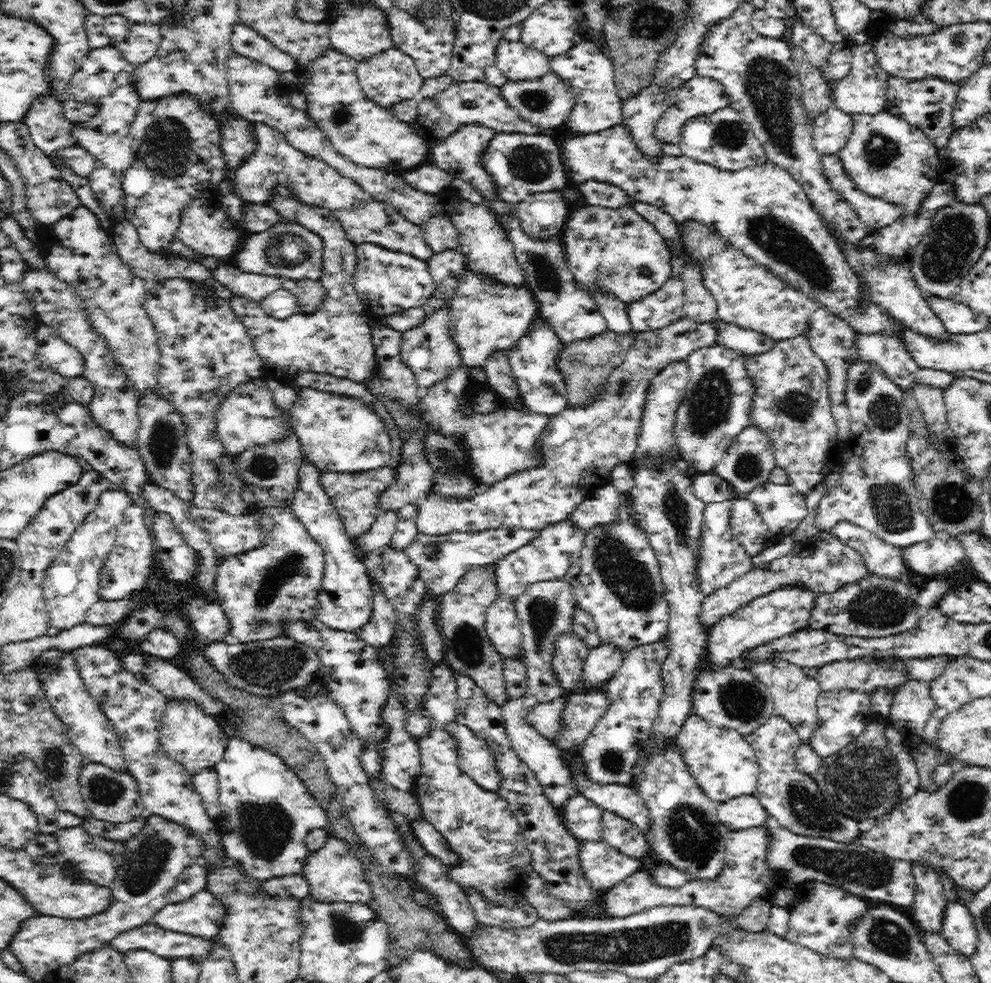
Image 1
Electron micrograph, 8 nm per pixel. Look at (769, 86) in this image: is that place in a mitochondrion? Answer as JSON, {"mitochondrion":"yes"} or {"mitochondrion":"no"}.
{"mitochondrion":"yes"}

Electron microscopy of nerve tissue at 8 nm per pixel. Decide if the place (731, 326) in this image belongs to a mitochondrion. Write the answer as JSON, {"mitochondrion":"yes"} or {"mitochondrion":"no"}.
{"mitochondrion":"no"}

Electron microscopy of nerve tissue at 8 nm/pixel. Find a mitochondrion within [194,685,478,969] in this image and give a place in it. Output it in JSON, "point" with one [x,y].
{"point":[265,828]}

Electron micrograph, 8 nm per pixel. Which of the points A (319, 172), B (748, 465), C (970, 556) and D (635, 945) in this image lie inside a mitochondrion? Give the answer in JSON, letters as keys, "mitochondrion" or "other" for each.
{"A":"other","B":"mitochondrion","C":"other","D":"mitochondrion"}

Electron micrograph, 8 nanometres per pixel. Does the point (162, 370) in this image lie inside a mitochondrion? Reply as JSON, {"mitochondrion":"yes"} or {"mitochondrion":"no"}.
{"mitochondrion":"no"}

